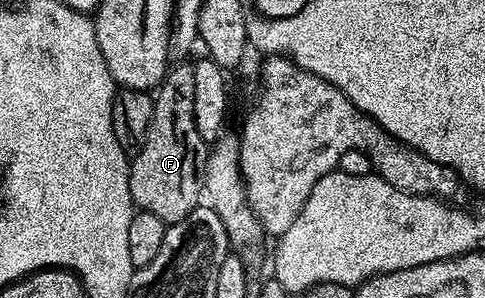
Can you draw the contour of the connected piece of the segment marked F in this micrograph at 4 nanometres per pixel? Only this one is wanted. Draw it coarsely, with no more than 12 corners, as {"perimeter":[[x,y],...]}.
{"perimeter":[[192,64],[166,72],[129,163],[134,206],[167,223],[203,197]]}

